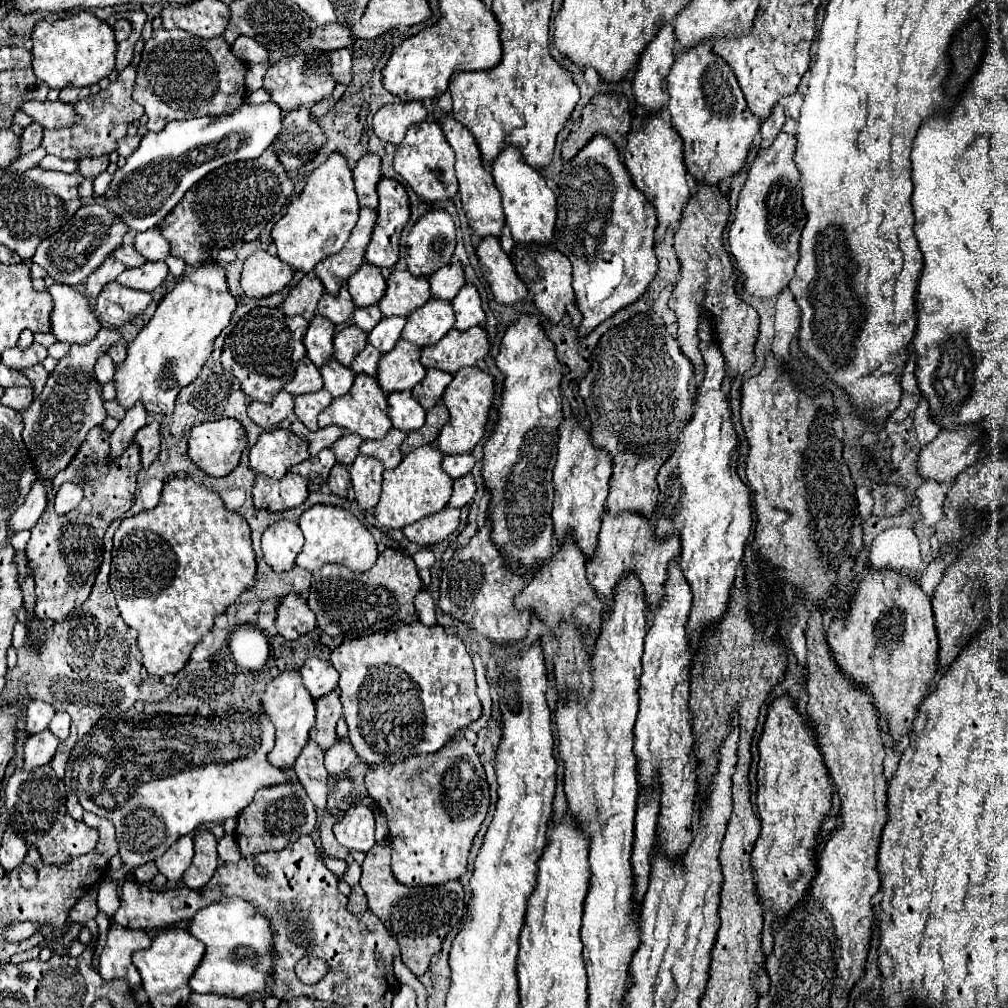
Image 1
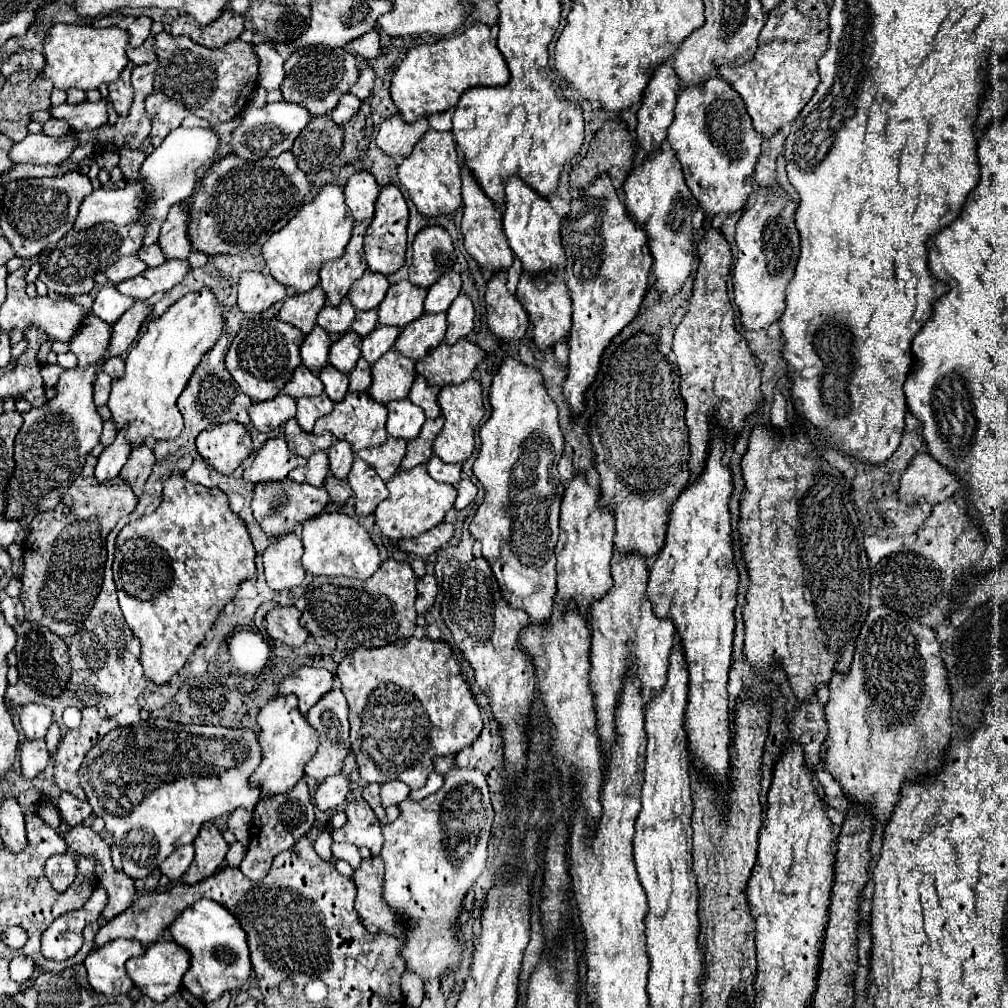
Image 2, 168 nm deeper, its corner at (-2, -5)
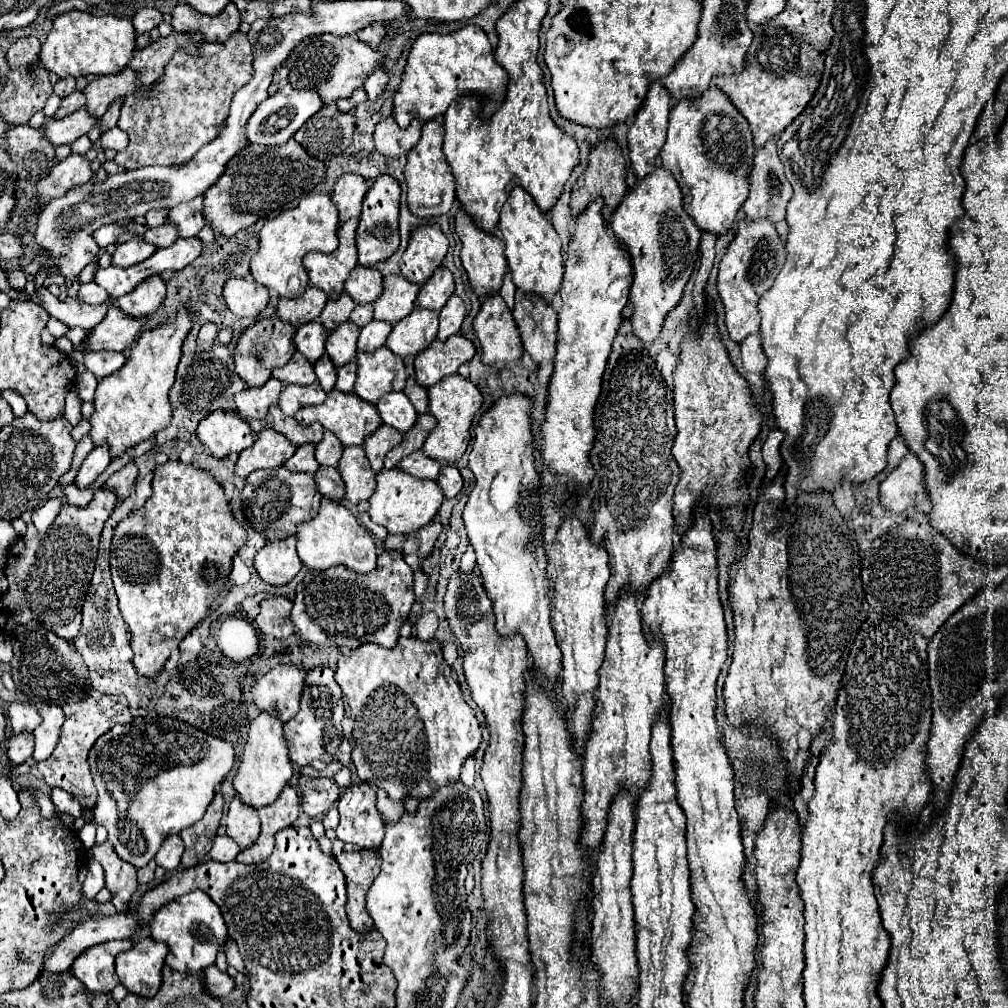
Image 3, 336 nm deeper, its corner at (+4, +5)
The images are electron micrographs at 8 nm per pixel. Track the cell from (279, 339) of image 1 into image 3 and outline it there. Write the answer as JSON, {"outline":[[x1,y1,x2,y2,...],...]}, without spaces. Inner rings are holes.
{"outline":[[265,318,255,322,237,340,237,350,233,356,237,374,249,386,263,386,271,378,271,370,277,366,285,366,285,362,289,362,289,358,295,354,293,336,295,336,295,328,289,326,289,322,281,322,279,318]]}

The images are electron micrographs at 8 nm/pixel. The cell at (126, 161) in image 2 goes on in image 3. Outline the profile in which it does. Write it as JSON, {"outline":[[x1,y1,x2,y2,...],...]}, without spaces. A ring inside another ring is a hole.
{"outline":[[235,32,225,42,205,42,199,56,177,50,165,78,151,84,151,96,129,96,123,102,119,128,129,134,129,146,117,152,115,162,127,170,163,164,185,164,201,146,217,138,217,130,225,124,233,94,253,78,253,48,245,34]]}

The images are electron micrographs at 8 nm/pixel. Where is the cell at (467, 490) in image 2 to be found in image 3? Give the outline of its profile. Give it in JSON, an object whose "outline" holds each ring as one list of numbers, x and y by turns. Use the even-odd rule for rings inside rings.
{"outline":[[441,464,437,484,441,486,445,498,455,498,459,494,461,486,463,486,463,478,461,478,457,466,453,466,453,464]]}

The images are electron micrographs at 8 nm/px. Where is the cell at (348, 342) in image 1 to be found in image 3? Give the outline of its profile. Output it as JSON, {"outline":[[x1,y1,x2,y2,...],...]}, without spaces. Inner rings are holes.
{"outline":[[345,322,329,334,329,338,325,342,325,350,337,368,355,360,357,338,359,338,359,328,353,322]]}

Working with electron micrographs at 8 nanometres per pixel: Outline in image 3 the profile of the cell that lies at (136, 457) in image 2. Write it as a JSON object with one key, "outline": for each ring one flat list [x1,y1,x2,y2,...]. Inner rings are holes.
{"outline":[[129,462,127,466,123,466,119,472,115,472,107,482,105,482,105,490,111,490,117,494,119,500,125,500,135,484,135,478,137,478,137,466,133,462]]}

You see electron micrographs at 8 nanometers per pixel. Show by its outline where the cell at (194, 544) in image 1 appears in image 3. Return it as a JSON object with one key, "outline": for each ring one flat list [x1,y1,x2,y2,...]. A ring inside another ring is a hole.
{"outline":[[169,460,165,464,159,464,155,468,155,478,153,478,153,494,151,498,145,502,143,508,131,512,125,520,121,520,117,524,117,530,115,530,115,536,113,536,113,542,111,542,111,574,113,574,113,586,117,590,117,596,119,596,119,610,121,610,121,616,123,620,127,622,129,630,131,630,131,648,135,652,133,656,133,666,139,674,143,676,155,676,163,670,171,650,205,618,207,610,209,610,209,604,213,602,213,598,219,594,219,588,225,584,225,576,229,574,231,570,231,558,235,556,235,552,239,550,239,546,245,544,245,528,239,526,231,514,231,508,229,508,229,502,223,494,223,488,221,484,217,484,217,480,207,472,207,470,201,470,201,468,195,468,191,464,183,464,179,460]]}

